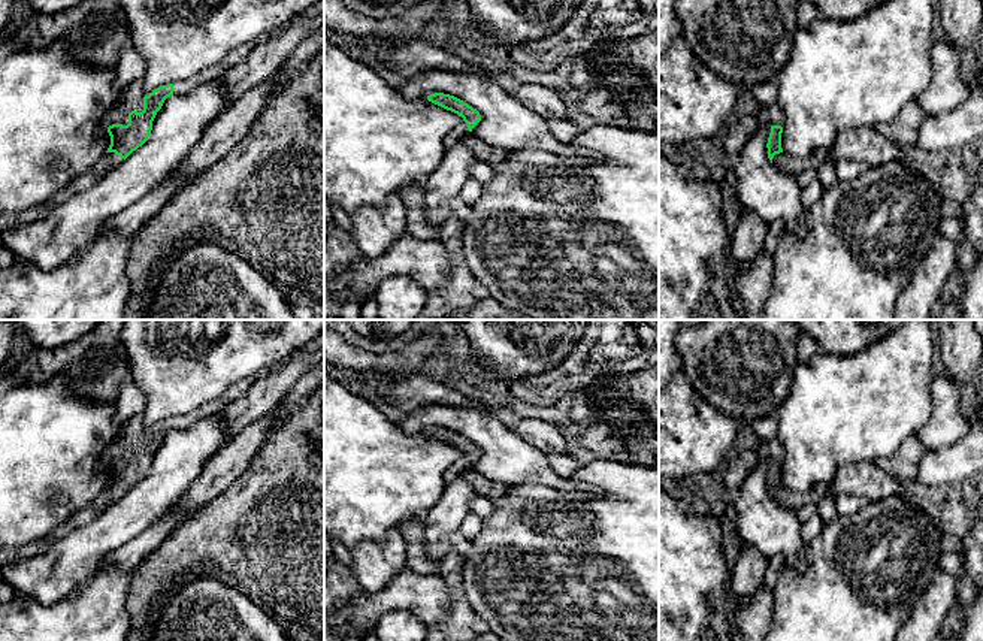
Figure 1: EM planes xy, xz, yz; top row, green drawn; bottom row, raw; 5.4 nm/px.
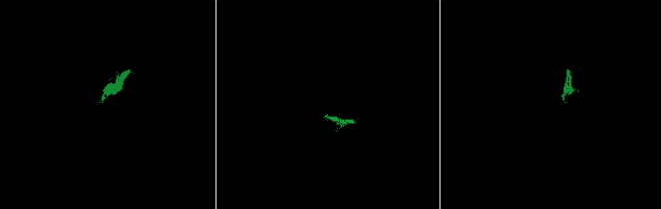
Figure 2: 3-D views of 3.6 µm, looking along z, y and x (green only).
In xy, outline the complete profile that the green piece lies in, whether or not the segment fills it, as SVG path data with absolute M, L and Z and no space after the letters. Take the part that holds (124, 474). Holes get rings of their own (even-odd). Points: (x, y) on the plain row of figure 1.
M284 362L270 365L255 375L230 385L220 397L206 402L200 408L185 415L158 421L148 430L145 429L142 412L124 421L120 435L102 454L102 460L108 463L111 471L108 486L91 502L78 510L67 521L48 535L43 544L52 544L69 535L75 527L93 521L111 504L120 501L133 486L142 481L148 475L152 456L167 432L173 429L184 430L196 421L214 412L220 412L230 402L244 396L255 380L273 372L282 363Z

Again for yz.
M777 438L760 441L756 451L760 459L771 462L771 468L766 478L768 493L781 507L792 511L798 511L801 507L807 504L813 504L817 507L819 502L829 492L826 486L813 486L805 493L795 493L783 487L781 468L783 468L784 451L781 442Z

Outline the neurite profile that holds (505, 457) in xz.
M429 405L406 412L397 424L414 435L427 433L435 427L463 435L481 450L472 468L493 483L502 483L506 487L536 484L577 496L602 493L586 481L559 475L548 465L548 454L512 433L503 417L487 409Z

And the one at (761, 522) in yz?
M760 459L737 495L731 496L737 511L734 527L742 547L757 548L768 560L783 556L796 571L807 566L807 545L796 511L777 504L768 493L771 460Z

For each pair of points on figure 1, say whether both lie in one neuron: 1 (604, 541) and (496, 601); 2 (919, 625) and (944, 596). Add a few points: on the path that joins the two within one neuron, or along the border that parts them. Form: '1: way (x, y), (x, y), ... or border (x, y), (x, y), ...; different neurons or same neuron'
1: way (577, 568), (571, 574), (532, 574), (523, 577); same neuron
2: way (926, 617), (937, 604); same neuron

